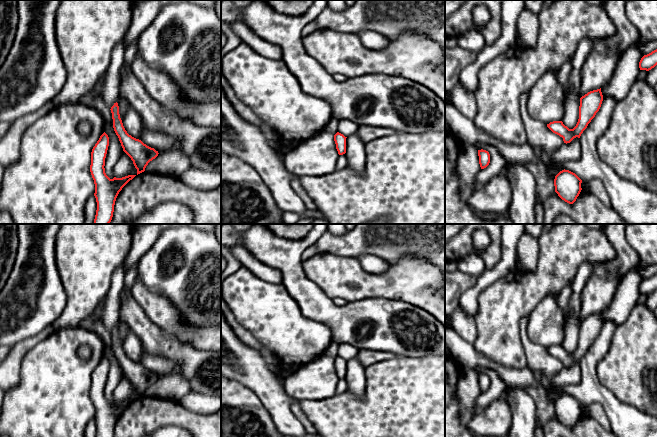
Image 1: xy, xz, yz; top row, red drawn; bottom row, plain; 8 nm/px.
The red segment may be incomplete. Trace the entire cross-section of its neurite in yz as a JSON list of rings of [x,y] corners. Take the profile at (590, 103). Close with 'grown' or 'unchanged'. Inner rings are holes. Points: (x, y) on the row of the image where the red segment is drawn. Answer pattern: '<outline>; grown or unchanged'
[[[601,88],[593,90],[580,98],[579,119],[573,129],[569,129],[562,121],[553,121],[547,127],[555,134],[563,138],[564,143],[570,143],[574,138],[580,138],[588,124],[599,111],[603,101]]]; unchanged

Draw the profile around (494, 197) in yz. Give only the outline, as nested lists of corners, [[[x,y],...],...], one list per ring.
[[[498,174],[484,186],[466,195],[466,201],[476,212],[504,215],[510,207],[511,196],[508,179]]]

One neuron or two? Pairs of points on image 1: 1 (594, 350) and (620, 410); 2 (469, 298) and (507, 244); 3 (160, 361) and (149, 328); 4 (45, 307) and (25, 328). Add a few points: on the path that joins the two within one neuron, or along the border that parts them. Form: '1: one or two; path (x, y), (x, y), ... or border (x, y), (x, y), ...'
1: one; path (590, 365), (590, 382), (605, 397)
2: one; path (482, 284), (507, 261), (507, 258)
3: two; border (144, 349), (170, 358), (178, 368)
4: one; path (40, 312), (29, 323)

